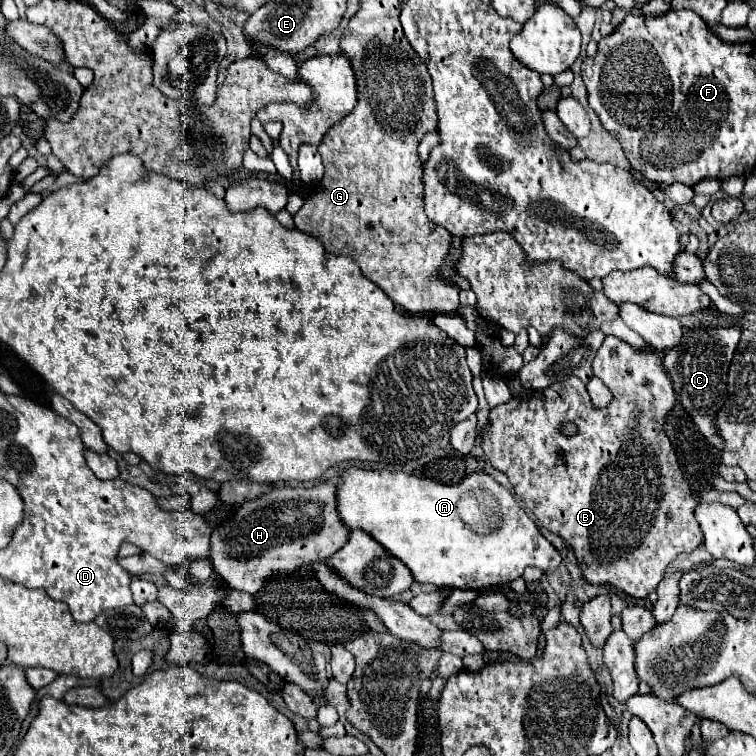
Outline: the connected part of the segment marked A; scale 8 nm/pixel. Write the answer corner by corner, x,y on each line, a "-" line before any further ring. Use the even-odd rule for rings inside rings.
350,466
340,472
336,486
338,514
342,524
346,524
350,530
364,530
374,540
378,540
386,552
408,566
414,580
420,584
428,582
436,588
446,586
460,590
480,590
508,584
520,578
526,566
552,572
562,562
560,552
540,534
536,524
520,508
514,496
486,472
474,472
458,484
442,484
430,478
406,474
402,470
362,470

